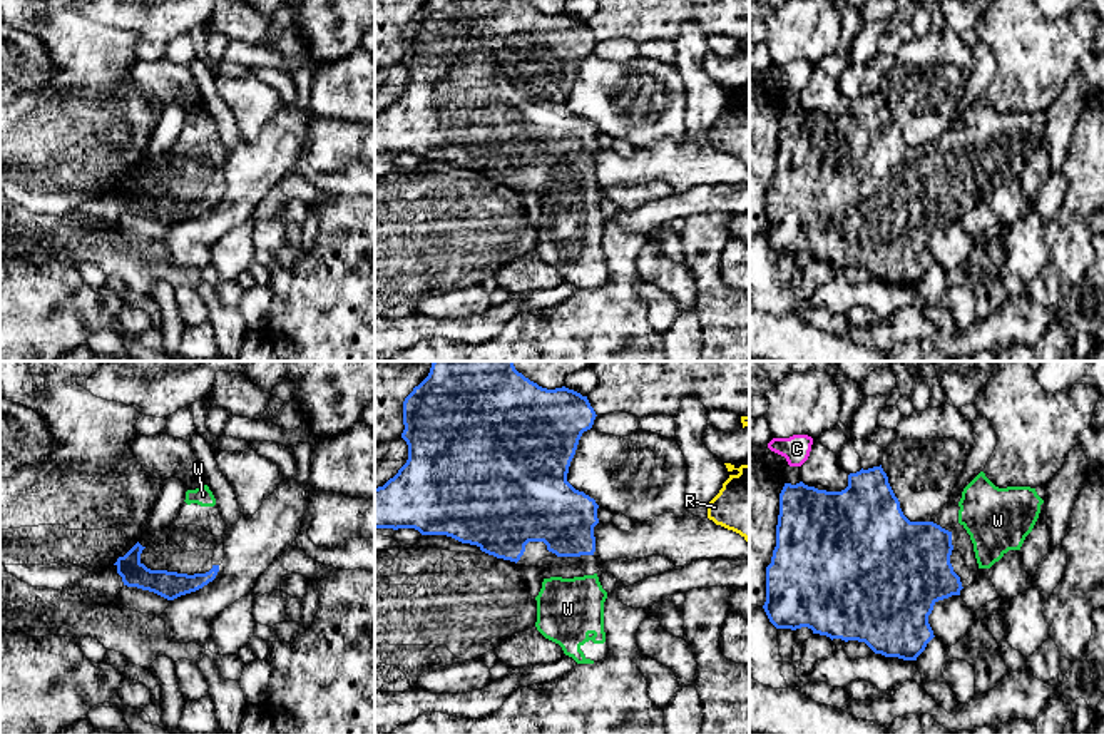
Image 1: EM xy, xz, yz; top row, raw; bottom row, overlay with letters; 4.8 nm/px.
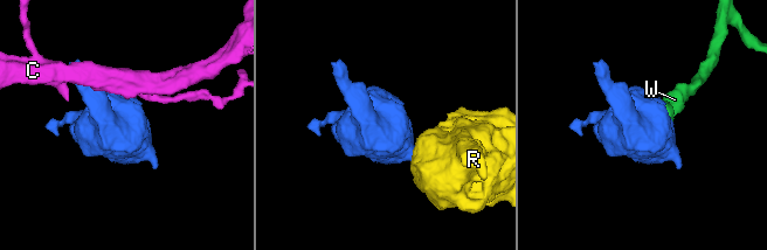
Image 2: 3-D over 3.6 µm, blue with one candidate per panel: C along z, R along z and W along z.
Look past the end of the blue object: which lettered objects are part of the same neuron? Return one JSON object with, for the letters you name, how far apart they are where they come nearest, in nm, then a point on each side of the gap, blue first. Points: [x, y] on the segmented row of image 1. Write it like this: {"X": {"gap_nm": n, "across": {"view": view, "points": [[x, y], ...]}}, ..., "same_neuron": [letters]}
{"W": {"gap_nm": 60, "across": {"view": "yz", "points": [[950, 532], [959, 522]]}}, "same_neuron": ["W"]}

